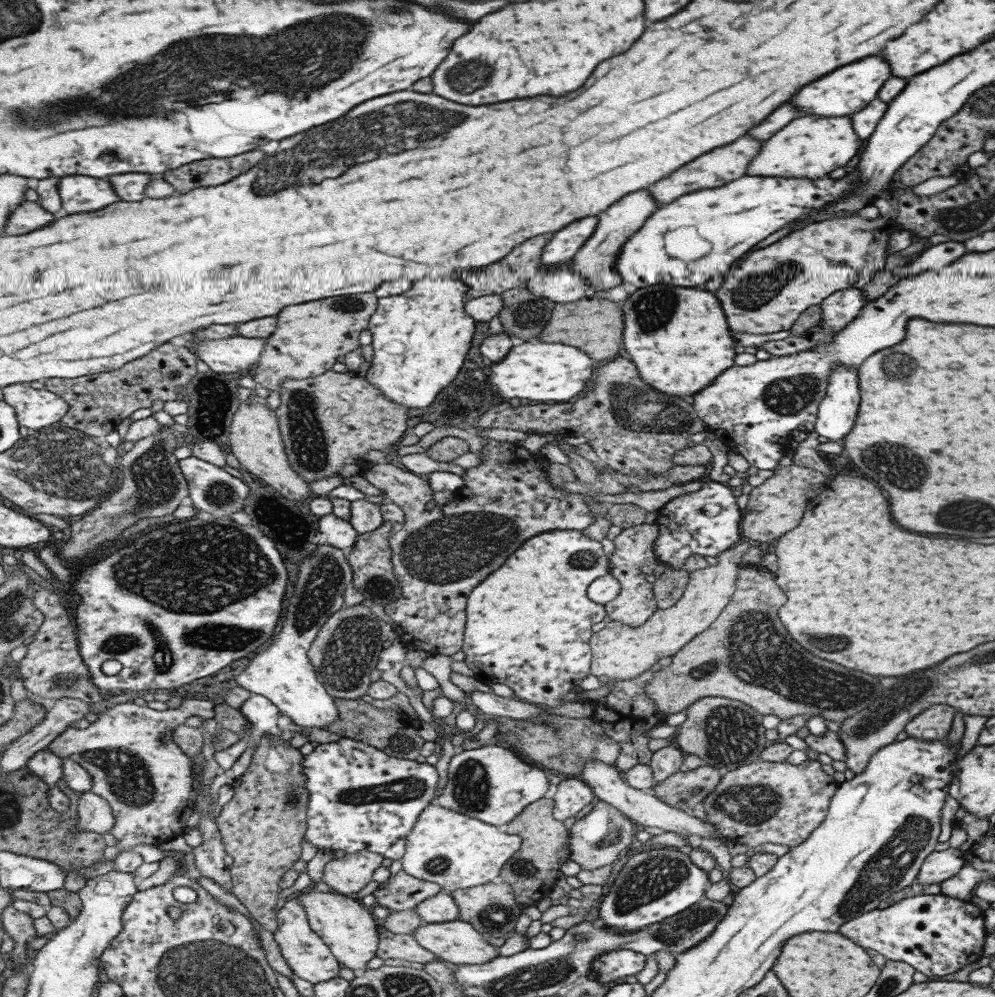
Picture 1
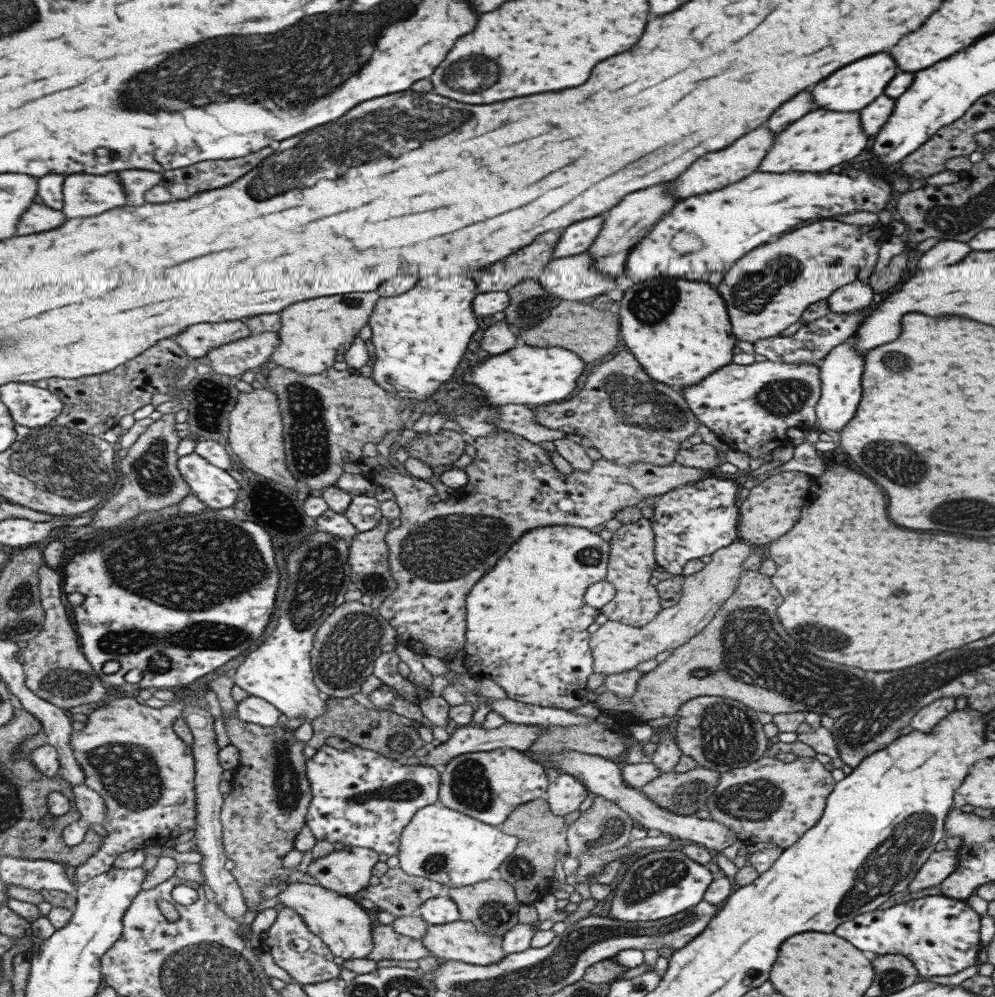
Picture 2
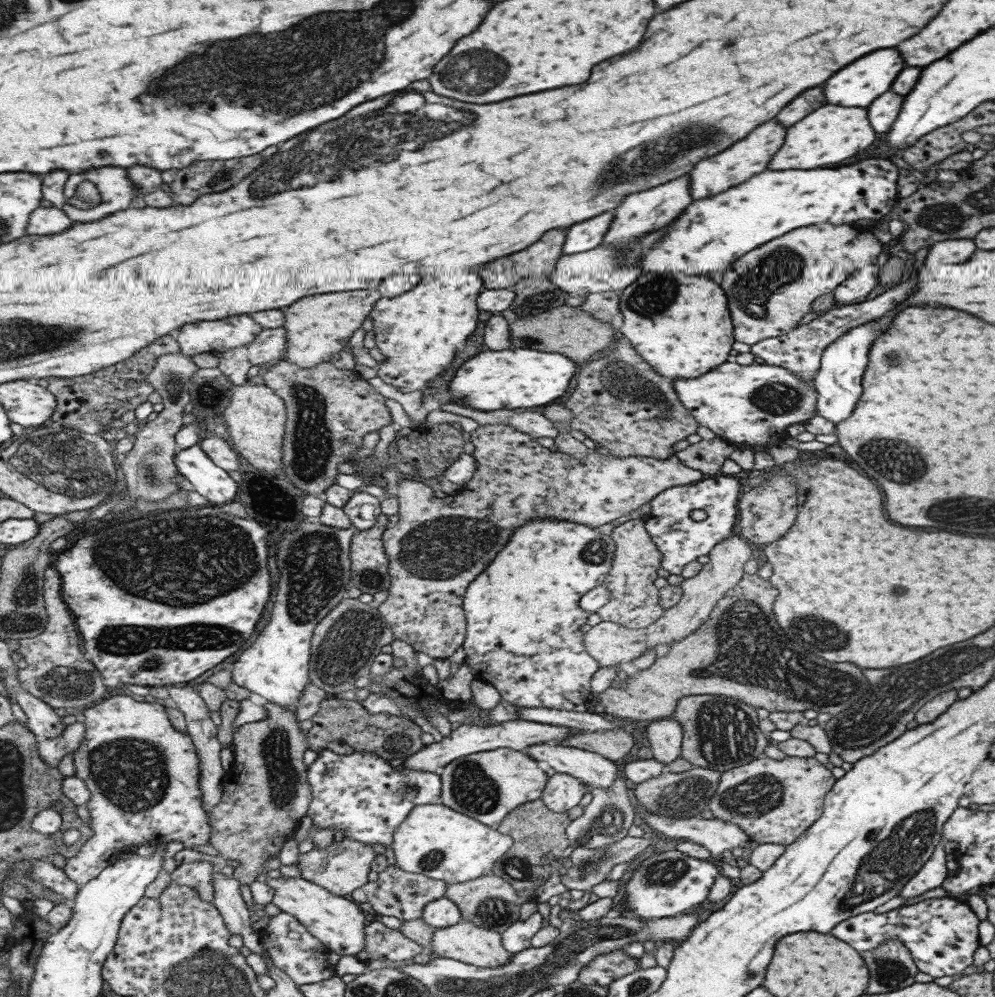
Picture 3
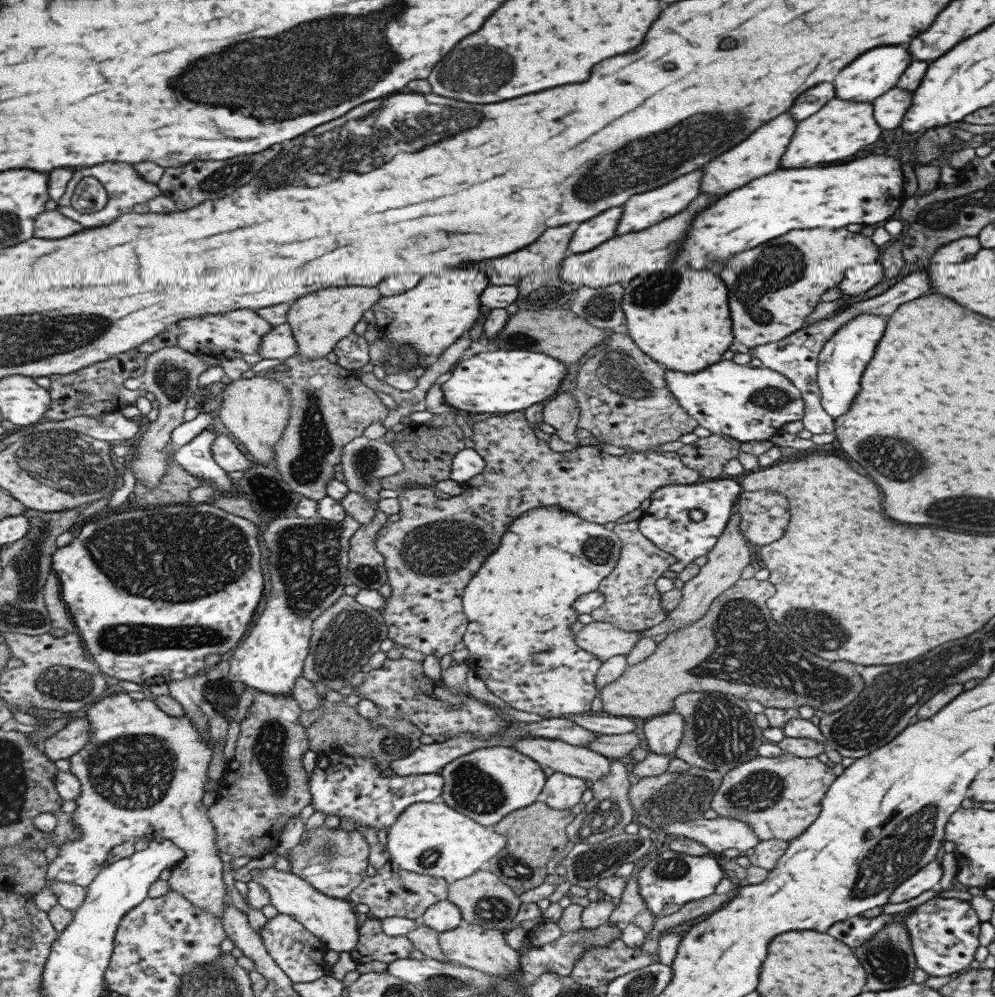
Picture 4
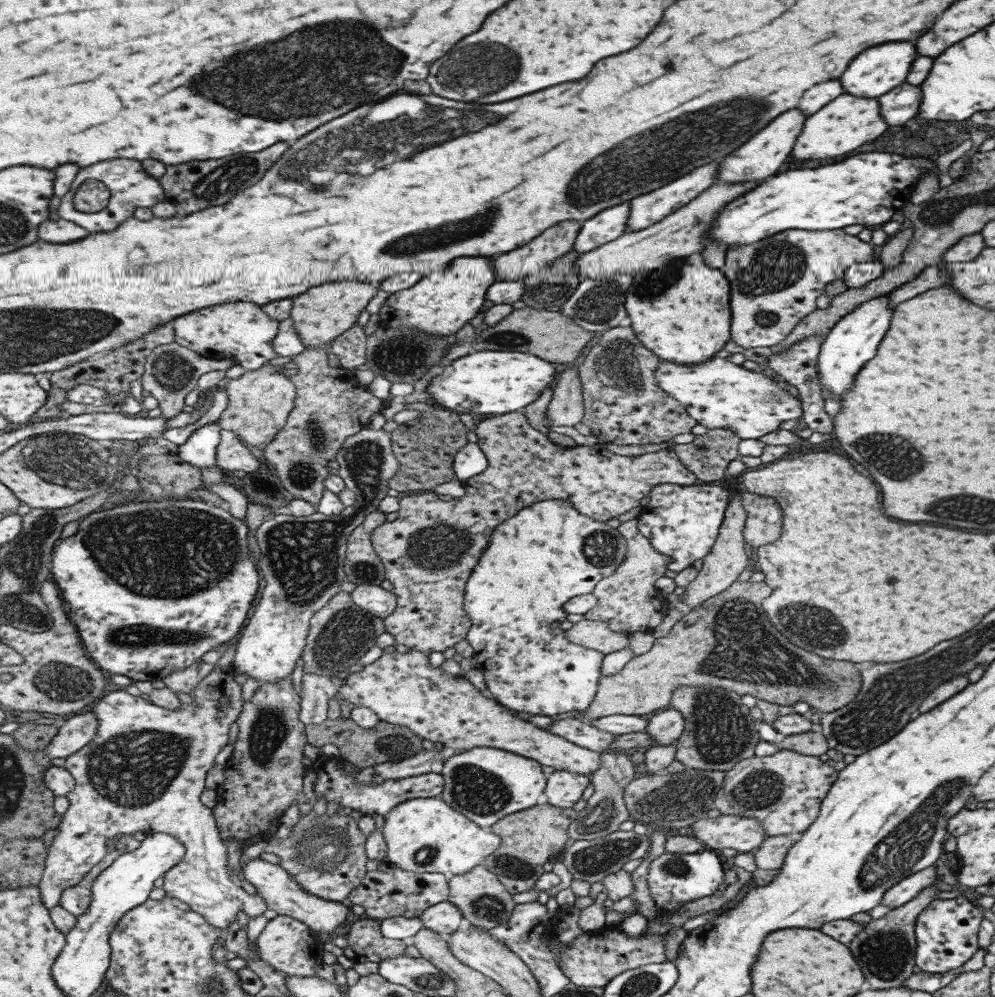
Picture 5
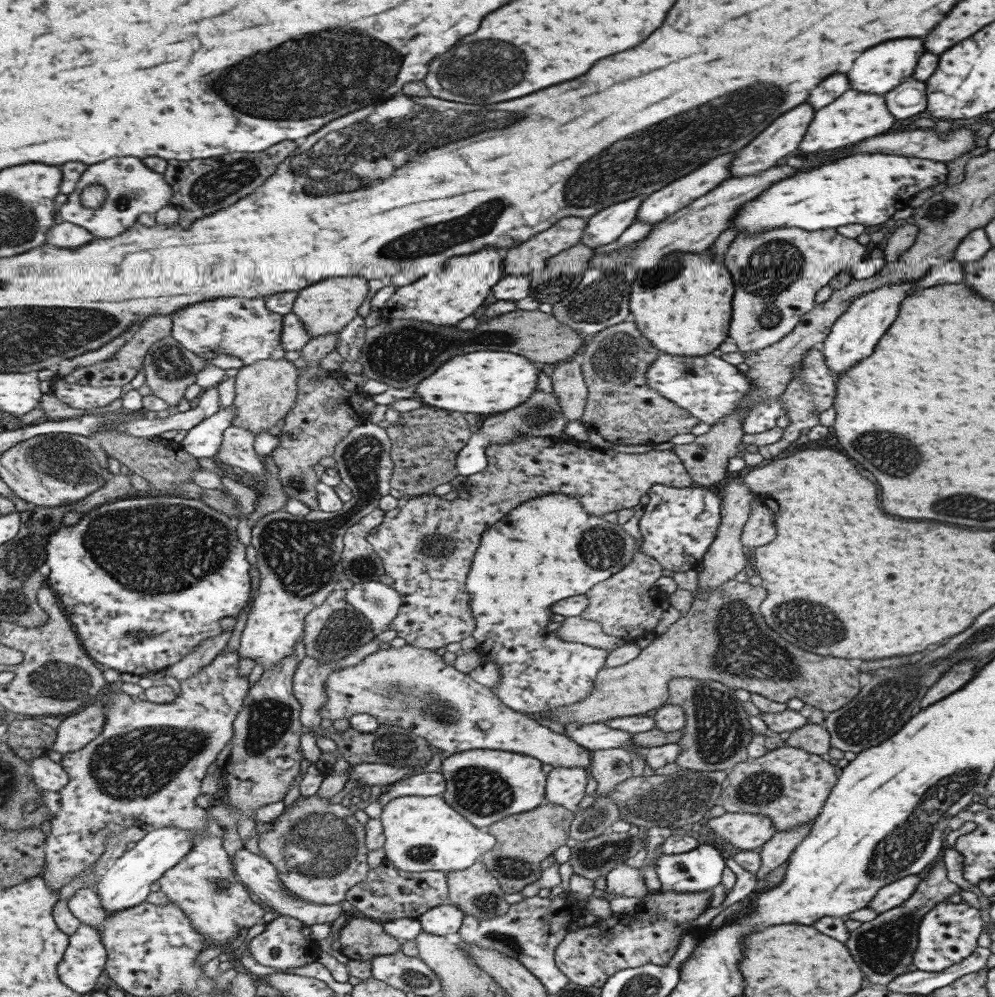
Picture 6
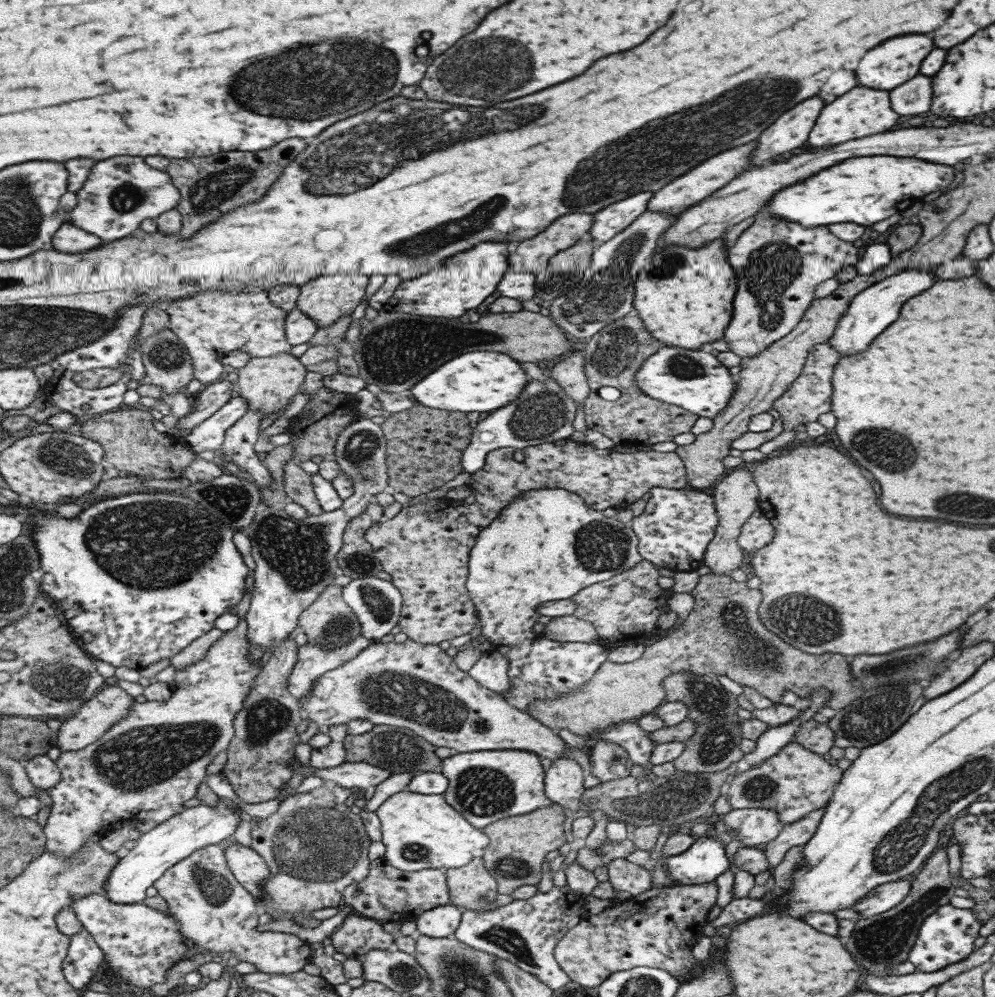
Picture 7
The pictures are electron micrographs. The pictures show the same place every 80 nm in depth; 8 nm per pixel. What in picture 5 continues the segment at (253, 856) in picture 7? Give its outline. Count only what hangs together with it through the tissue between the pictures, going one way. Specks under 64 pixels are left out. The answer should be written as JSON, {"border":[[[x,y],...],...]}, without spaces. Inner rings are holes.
{"border":[[[259,857],[251,858],[240,866],[242,878],[247,880],[250,886],[255,888],[256,893],[264,900],[264,903],[277,914],[291,916],[299,922],[308,926],[313,934],[320,934],[321,939],[332,934],[334,929],[334,939],[330,942],[331,946],[343,949],[346,945],[347,926],[353,919],[349,911],[349,905],[344,902],[333,902],[317,898],[303,890],[279,865],[271,864]]]}

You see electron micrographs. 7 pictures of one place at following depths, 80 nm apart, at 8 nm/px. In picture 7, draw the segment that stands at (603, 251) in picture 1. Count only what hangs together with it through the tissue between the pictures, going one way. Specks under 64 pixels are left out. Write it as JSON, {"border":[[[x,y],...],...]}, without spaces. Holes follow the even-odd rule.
{"border":[[[757,140],[747,142],[745,146],[737,146],[735,150],[725,150],[721,154],[713,156],[713,158],[707,158],[705,162],[701,162],[693,170],[685,172],[681,178],[675,178],[673,182],[668,182],[665,186],[653,192],[651,198],[647,201],[646,210],[672,215],[687,209],[691,204],[695,204],[699,198],[705,198],[711,192],[723,188],[729,180],[733,180],[737,174],[741,174],[743,170],[749,168],[749,156],[751,156],[751,150],[755,150],[755,144],[757,144]]]}

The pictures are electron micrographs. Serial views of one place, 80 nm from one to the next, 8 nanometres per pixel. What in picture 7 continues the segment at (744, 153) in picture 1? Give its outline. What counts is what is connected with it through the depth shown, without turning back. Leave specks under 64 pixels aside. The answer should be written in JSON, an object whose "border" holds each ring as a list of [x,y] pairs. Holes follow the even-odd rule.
{"border":[[[811,96],[809,100],[793,106],[791,110],[783,112],[767,130],[761,132],[757,138],[757,148],[751,156],[751,168],[761,166],[761,162],[779,156],[783,152],[789,152],[793,148],[799,148],[815,124],[815,118],[821,110],[823,102],[817,96]]]}

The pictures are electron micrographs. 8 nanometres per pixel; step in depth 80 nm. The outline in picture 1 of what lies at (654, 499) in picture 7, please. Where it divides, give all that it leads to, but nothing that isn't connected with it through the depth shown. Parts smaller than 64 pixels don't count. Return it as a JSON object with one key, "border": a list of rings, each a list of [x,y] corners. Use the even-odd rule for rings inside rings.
{"border":[[[704,481],[697,492],[681,494],[671,498],[656,512],[654,524],[657,526],[657,538],[654,540],[654,559],[679,570],[691,555],[715,557],[742,541],[740,520],[742,512],[738,509],[731,488],[719,482]]]}

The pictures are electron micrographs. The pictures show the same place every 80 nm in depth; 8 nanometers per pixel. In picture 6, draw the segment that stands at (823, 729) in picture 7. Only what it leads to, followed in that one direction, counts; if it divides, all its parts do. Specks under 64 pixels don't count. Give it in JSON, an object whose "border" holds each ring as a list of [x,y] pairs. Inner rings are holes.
{"border":[[[808,721],[802,727],[792,730],[784,744],[821,757],[830,748],[830,736],[821,724]]]}

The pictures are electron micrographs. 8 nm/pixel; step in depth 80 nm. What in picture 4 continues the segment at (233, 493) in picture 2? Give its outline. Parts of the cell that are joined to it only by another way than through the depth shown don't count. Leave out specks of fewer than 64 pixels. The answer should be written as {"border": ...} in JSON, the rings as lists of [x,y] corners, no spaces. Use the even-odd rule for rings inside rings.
{"border":[[[203,429],[191,441],[175,448],[171,457],[189,474],[196,476],[200,484],[207,482],[213,487],[213,497],[221,494],[230,497],[234,492],[235,483],[213,460],[210,444],[215,437],[216,434],[213,431]]]}

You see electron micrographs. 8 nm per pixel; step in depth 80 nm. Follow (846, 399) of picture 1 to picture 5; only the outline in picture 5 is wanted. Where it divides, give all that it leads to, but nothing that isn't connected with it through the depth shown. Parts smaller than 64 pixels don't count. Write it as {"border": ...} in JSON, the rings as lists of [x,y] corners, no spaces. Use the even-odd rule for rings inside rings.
{"border":[[[888,293],[870,298],[841,316],[824,336],[818,346],[816,372],[819,384],[830,392],[830,396],[824,400],[824,411],[827,416],[832,418],[839,412],[840,400],[851,388],[858,370],[875,356],[876,346],[888,329],[892,309],[888,305]]]}

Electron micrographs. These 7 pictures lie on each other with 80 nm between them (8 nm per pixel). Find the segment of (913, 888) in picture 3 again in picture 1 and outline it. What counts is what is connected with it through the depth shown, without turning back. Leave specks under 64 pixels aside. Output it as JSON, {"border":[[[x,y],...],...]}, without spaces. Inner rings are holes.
{"border":[[[957,848],[930,852],[918,870],[915,882],[921,885],[940,883],[942,880],[959,872],[963,866],[962,852]]]}

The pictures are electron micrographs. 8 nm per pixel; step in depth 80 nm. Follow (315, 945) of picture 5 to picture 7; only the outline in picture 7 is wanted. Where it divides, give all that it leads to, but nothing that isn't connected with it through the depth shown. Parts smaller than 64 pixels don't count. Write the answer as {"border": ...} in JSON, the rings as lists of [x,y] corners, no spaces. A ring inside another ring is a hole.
{"border":[[[219,845],[204,846],[170,866],[152,884],[166,902],[178,930],[193,951],[212,955],[231,952],[238,961],[251,963],[264,974],[292,974],[311,961],[308,943],[289,933],[255,931],[255,898],[231,874]]]}

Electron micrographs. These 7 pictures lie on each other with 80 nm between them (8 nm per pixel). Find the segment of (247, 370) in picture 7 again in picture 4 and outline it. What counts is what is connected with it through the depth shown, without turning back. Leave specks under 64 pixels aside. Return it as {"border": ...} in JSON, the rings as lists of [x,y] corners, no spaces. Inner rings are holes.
{"border":[[[248,373],[226,384],[217,413],[220,423],[237,444],[255,461],[264,463],[272,459],[273,445],[288,423],[290,408],[288,390],[284,384],[265,375],[255,376]]]}

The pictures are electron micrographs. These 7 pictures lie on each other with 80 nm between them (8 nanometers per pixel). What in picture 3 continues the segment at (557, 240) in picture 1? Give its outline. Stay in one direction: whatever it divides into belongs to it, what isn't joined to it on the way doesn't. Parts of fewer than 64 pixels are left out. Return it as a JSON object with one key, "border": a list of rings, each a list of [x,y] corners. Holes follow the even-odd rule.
{"border":[[[605,212],[569,226],[562,246],[562,254],[573,254],[595,248],[602,242],[604,232],[609,230],[613,219],[613,212]]]}

